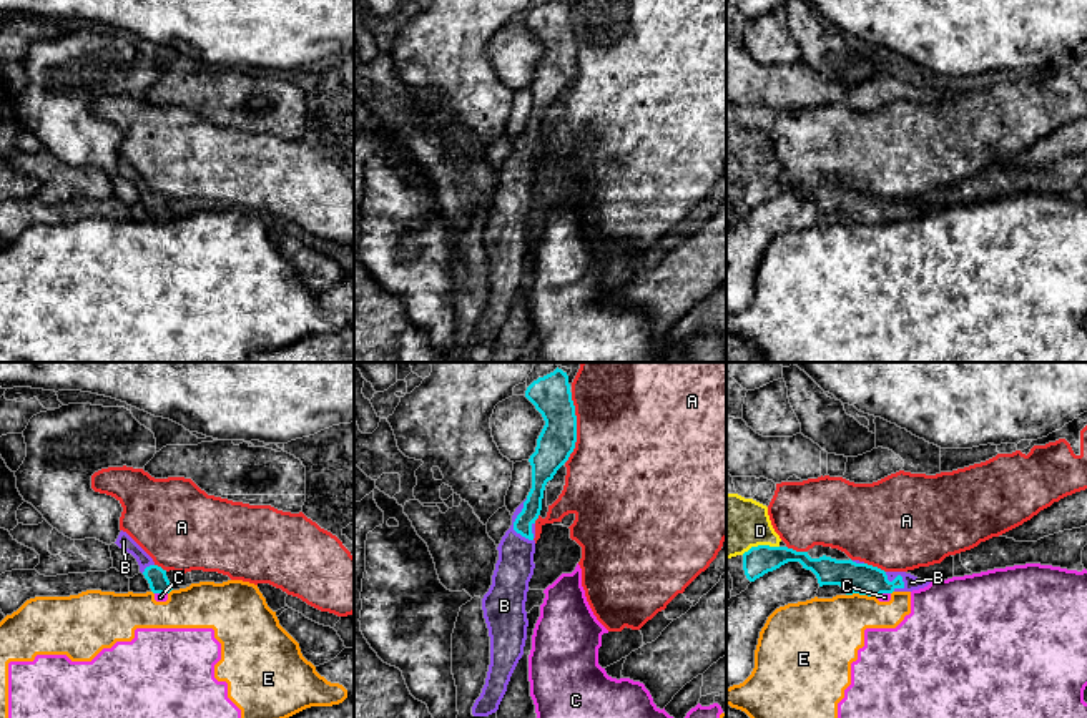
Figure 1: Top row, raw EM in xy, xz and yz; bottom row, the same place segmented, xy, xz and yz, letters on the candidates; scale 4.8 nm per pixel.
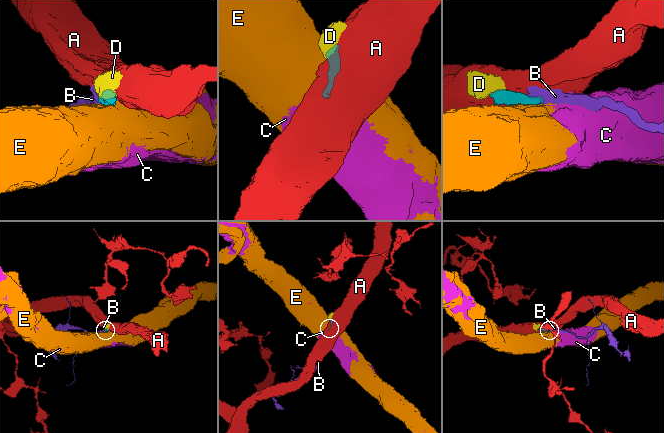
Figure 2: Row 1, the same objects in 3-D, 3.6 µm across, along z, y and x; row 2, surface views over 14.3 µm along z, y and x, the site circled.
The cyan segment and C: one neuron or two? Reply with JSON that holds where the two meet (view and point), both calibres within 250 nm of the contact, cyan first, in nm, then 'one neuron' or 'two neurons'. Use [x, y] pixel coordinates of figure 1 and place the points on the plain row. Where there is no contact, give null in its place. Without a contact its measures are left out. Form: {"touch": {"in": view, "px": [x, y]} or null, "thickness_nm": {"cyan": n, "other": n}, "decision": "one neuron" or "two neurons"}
{"touch": {"in": "yz", "px": [881, 220]}, "thickness_nm": {"cyan": 150, "other": 50}, "decision": "two neurons"}

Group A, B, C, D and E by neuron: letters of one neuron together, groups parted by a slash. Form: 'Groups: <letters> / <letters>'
Groups: A / B D / C E

